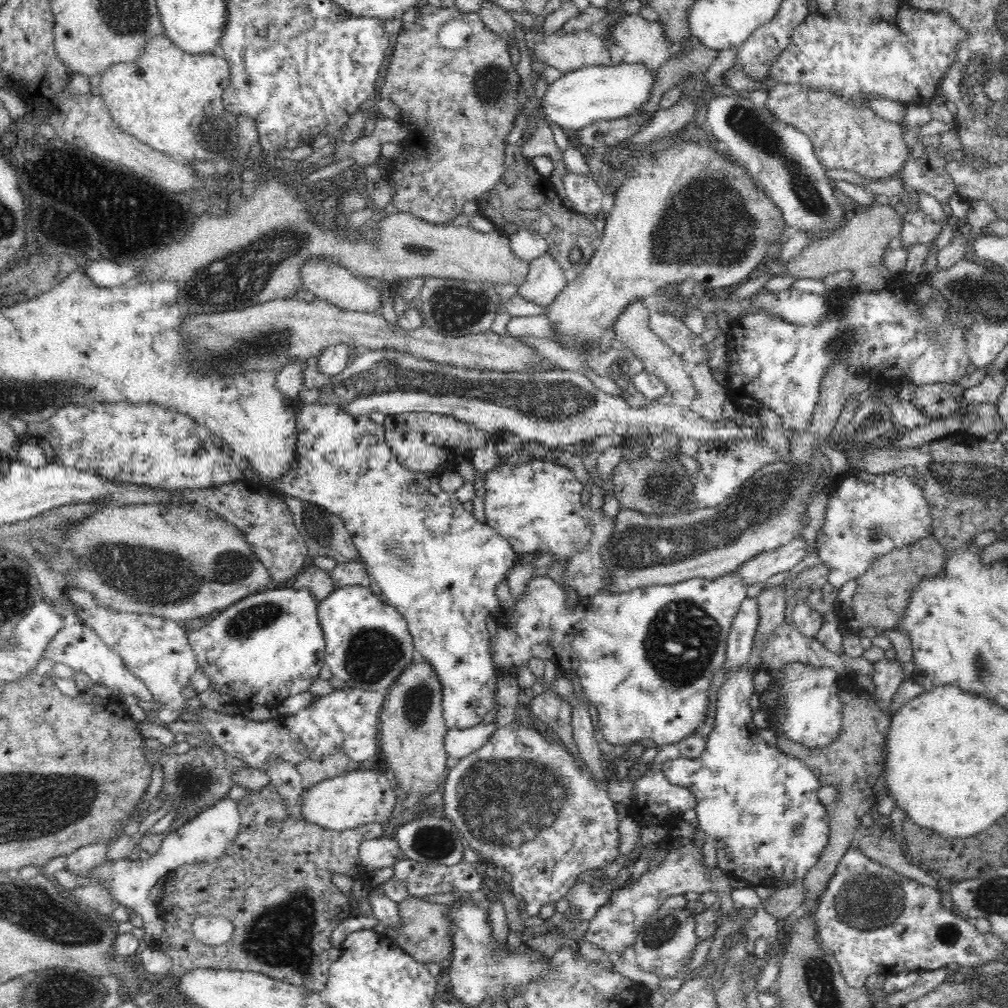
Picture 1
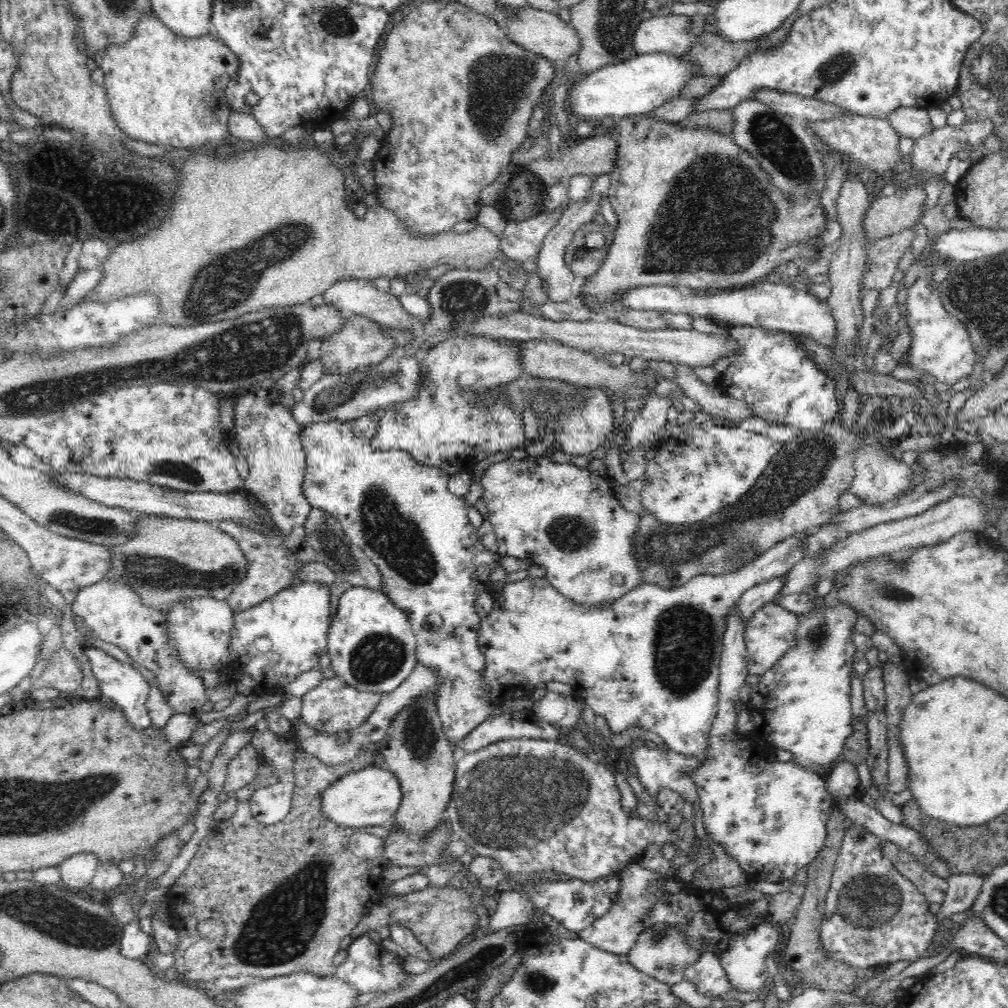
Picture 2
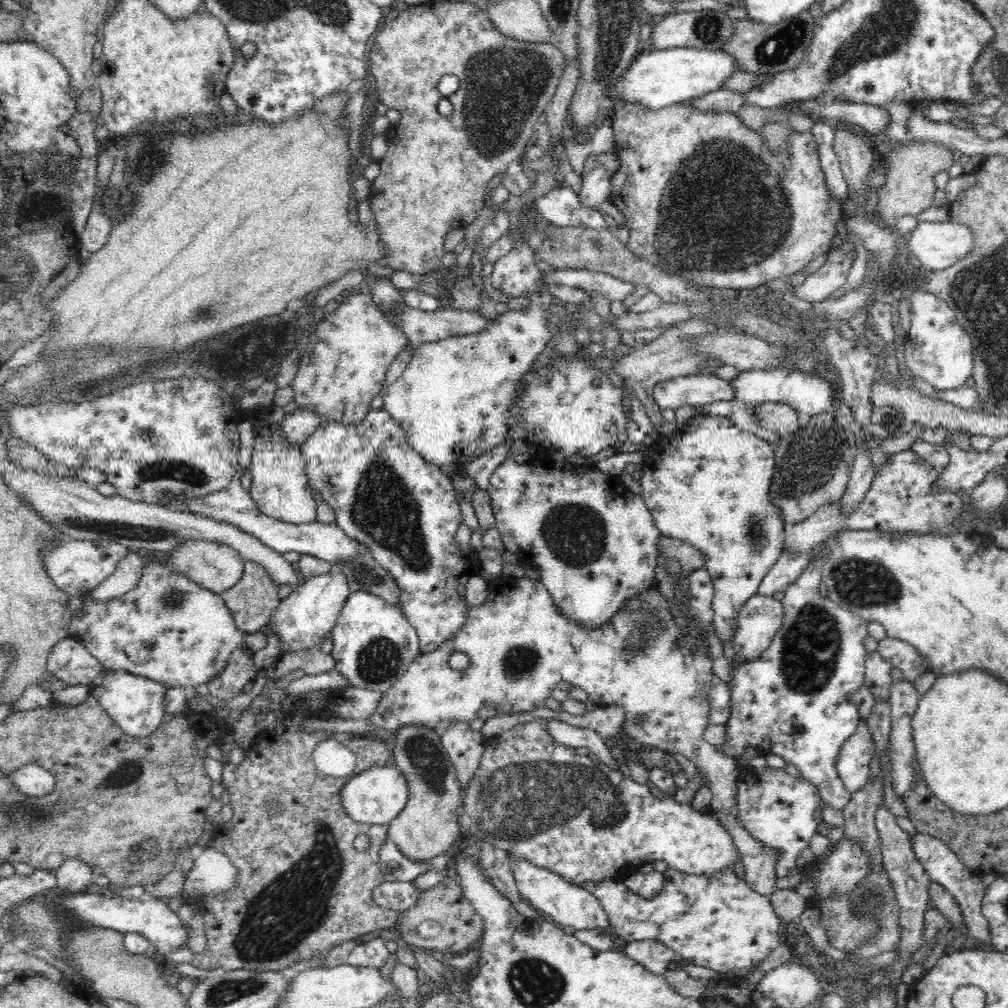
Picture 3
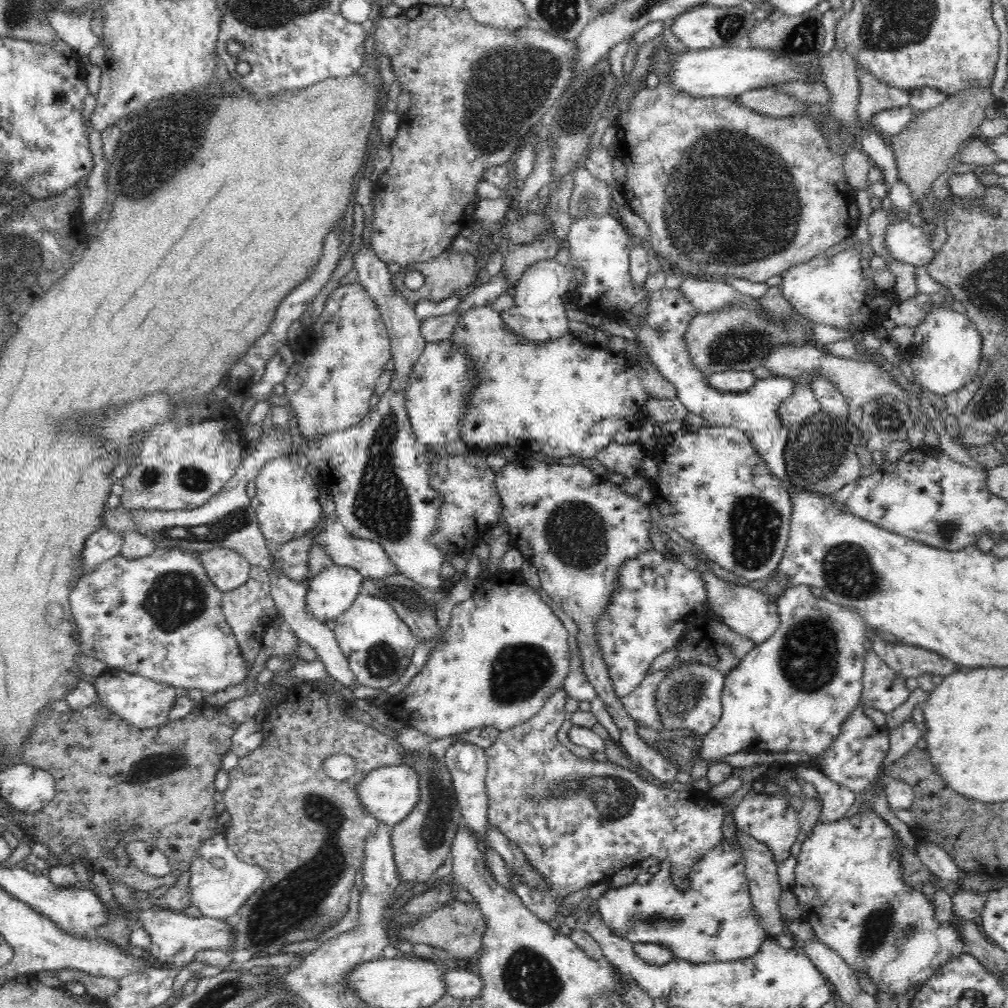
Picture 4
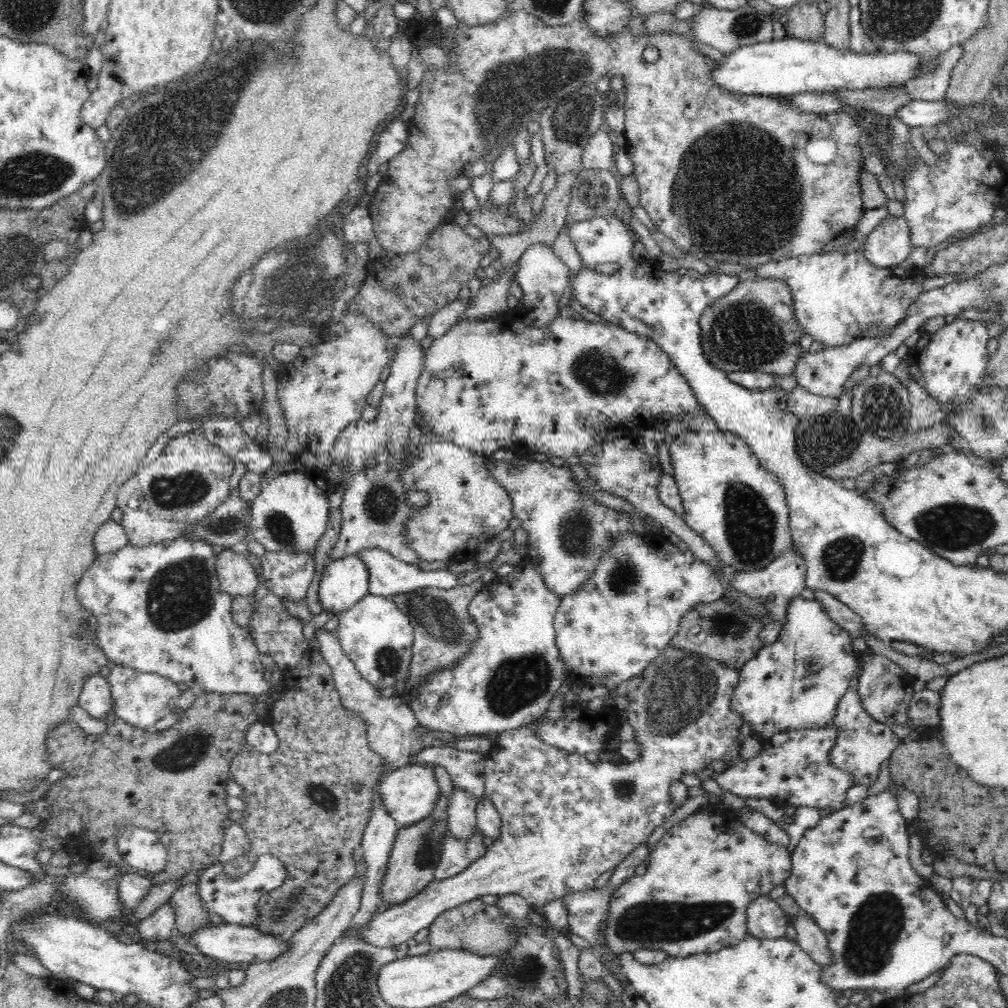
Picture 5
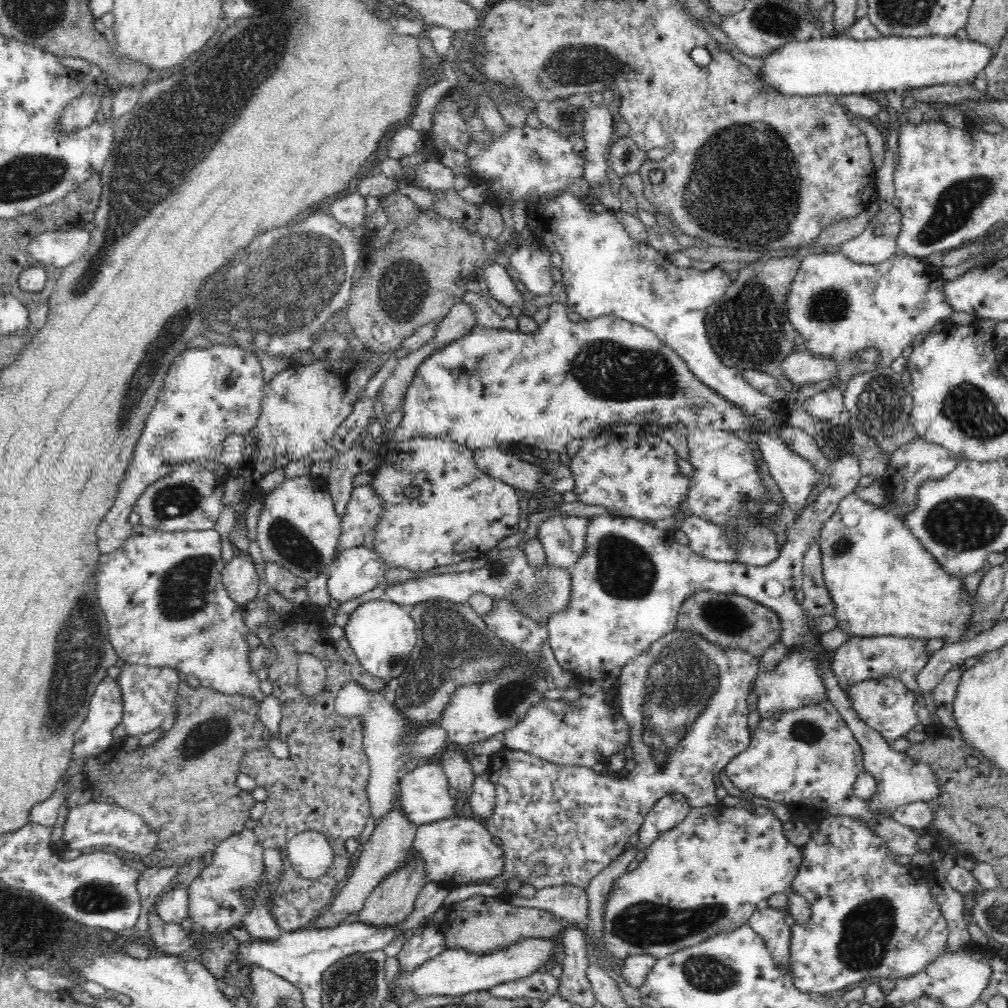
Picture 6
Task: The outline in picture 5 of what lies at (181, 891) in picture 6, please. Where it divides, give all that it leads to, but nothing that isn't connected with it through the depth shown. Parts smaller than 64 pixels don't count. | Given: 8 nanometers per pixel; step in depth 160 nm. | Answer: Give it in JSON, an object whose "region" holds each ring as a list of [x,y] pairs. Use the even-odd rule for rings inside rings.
{"region":[[[169,903],[158,907],[150,916],[141,919],[137,928],[145,947],[154,949],[156,940],[170,939],[175,932],[174,907]]]}

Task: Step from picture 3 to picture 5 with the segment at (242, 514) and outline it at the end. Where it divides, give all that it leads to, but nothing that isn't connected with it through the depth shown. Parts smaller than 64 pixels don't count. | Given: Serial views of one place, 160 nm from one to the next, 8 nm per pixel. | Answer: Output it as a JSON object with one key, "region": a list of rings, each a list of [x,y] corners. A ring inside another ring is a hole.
{"region":[[[378,547],[359,550],[356,554],[358,558],[367,566],[369,572],[369,593],[383,597],[396,596],[396,594],[410,594],[420,588],[434,587],[439,590],[452,590],[458,584],[457,575],[448,571],[448,569],[424,571],[418,569],[415,564],[402,562],[394,555]]]}

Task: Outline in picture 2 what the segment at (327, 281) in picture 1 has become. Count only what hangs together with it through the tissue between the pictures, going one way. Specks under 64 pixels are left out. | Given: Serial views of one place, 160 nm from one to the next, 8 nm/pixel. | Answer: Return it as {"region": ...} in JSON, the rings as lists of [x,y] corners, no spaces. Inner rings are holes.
{"region":[[[345,278],[337,280],[321,295],[325,298],[324,302],[334,305],[344,315],[357,314],[358,316],[367,316],[384,327],[410,329],[412,333],[416,333],[416,336],[423,334],[426,321],[428,320],[428,318],[426,320],[416,320],[411,314],[405,312],[398,297],[394,297],[388,291],[378,289],[368,279]]]}

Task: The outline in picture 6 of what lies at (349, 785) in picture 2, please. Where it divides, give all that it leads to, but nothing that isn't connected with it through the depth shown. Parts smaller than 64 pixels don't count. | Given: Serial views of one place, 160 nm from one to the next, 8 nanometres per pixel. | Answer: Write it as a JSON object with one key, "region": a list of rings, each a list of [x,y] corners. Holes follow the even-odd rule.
{"region":[[[439,761],[412,768],[410,772],[399,778],[399,792],[401,792],[399,804],[404,816],[418,825],[430,824],[444,818],[454,818],[455,800],[450,796],[449,787],[447,774]]]}

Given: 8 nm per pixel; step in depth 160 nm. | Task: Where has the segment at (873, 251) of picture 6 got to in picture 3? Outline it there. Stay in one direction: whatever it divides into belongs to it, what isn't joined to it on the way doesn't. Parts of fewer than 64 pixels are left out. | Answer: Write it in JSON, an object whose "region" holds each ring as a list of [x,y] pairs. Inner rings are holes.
{"region":[[[919,220],[904,247],[904,250],[930,271],[950,268],[962,261],[973,249],[974,233],[970,227],[950,220]]]}

